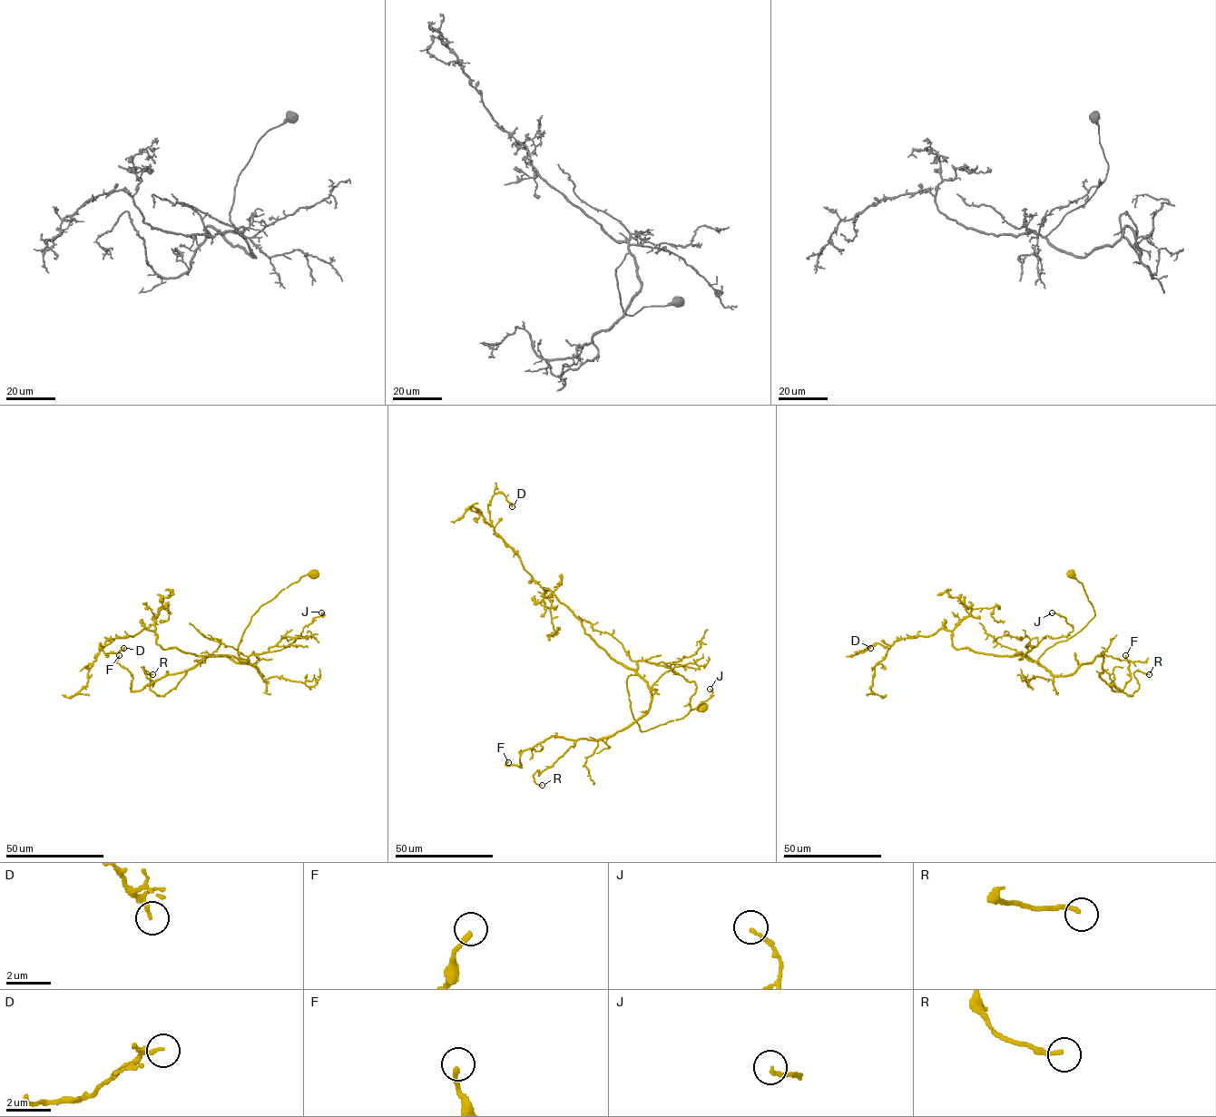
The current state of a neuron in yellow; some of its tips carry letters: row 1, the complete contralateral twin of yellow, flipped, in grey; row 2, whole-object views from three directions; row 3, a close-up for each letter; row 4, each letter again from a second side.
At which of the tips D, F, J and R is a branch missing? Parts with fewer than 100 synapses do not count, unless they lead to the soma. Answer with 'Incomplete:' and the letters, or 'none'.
Incomplete: none

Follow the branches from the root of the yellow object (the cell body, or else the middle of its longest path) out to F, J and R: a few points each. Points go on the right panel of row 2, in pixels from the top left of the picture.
F: (1071, 574), (1094, 616), (1037, 661), (1067, 676), (1102, 655), (1100, 676), (1121, 691), (1131, 678), (1125, 655)
J: (1071, 574), (1083, 584), (1094, 616), (1036, 661), (1028, 660), (1024, 654), (1045, 636), (1073, 631), (1052, 612)
R: (1071, 574), (1094, 616), (1037, 661), (1067, 676), (1102, 655), (1131, 696), (1133, 672), (1149, 674)

